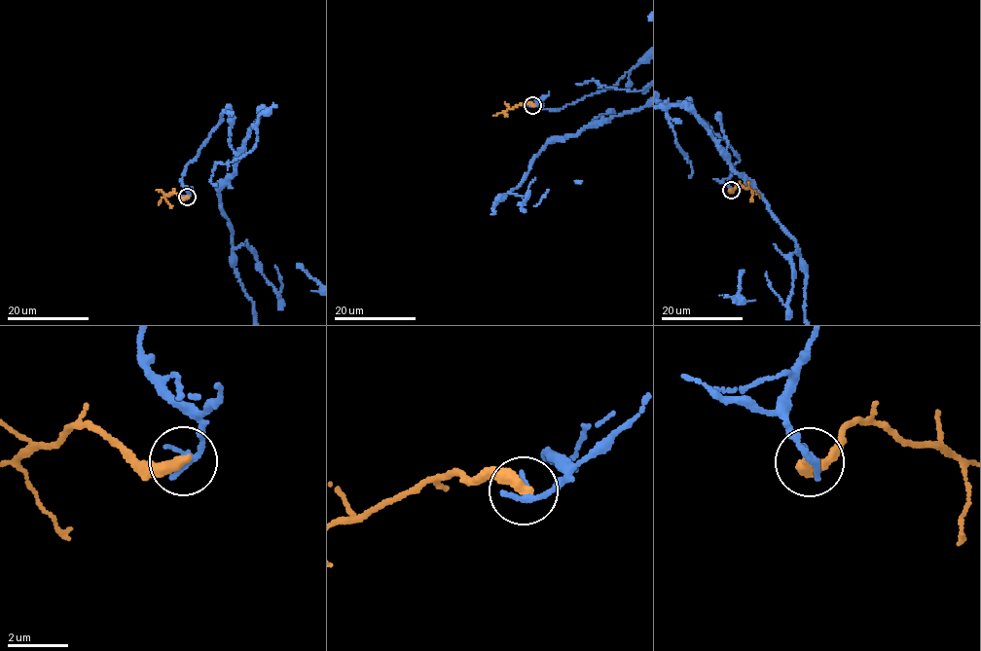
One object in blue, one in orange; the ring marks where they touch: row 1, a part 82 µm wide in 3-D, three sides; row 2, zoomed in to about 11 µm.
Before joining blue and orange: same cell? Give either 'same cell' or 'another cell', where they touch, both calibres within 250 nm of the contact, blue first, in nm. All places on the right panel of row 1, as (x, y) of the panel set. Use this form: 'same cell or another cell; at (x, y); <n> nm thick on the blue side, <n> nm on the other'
another cell; at (731, 190); 280 nm thick on the blue side, 420 nm on the other

